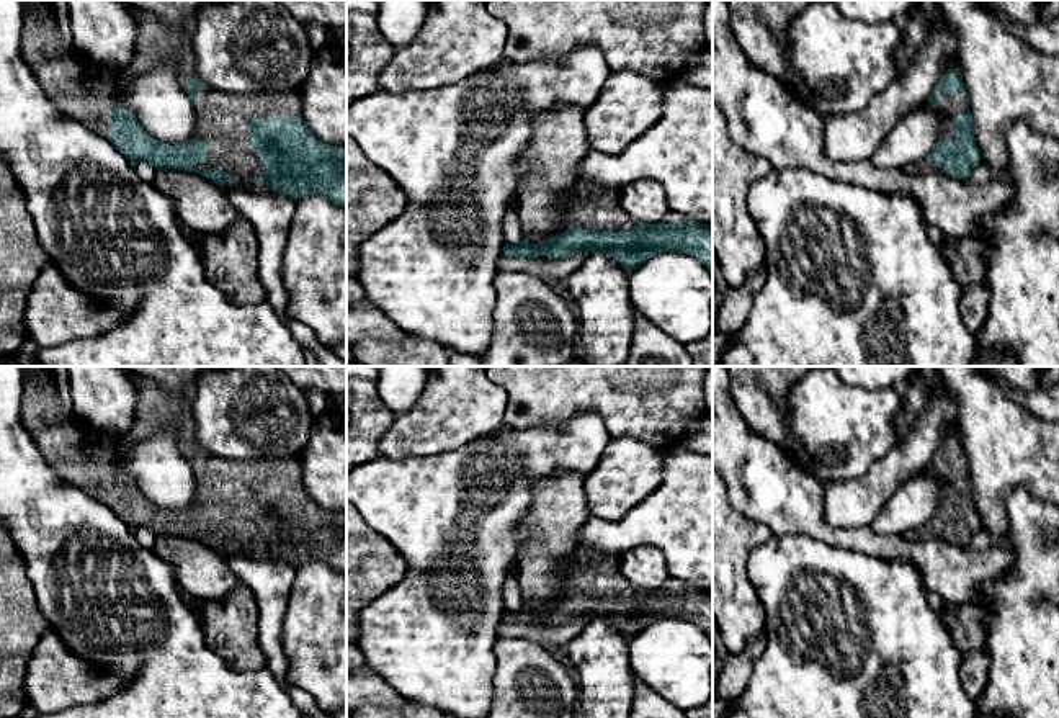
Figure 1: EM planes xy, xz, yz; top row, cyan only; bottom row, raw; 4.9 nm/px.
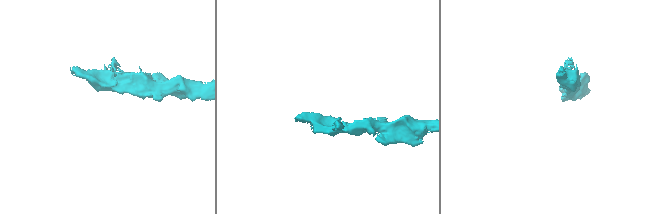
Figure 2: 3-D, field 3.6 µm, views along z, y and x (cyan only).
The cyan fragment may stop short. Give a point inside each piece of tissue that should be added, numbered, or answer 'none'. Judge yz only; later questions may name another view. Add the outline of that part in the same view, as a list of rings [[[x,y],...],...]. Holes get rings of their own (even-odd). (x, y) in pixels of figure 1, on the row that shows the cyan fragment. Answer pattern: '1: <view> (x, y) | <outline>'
1: yz (955, 103) | [[[938,87],[940,98],[943,103],[938,106],[938,113],[943,116],[941,139],[954,141],[956,139],[956,126],[953,124],[953,118],[956,114],[967,114],[966,96],[963,92],[948,95],[941,87]]]

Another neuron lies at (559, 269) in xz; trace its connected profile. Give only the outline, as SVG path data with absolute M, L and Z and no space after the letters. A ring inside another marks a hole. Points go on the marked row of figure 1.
M582 250L564 258L552 258L552 260L528 258L523 262L521 270L541 278L551 276L554 280L564 281L583 263L583 260L588 255L592 255L590 250Z

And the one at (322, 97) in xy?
M346 44L314 51L311 72L299 88L301 116L315 137L335 147L346 146Z

